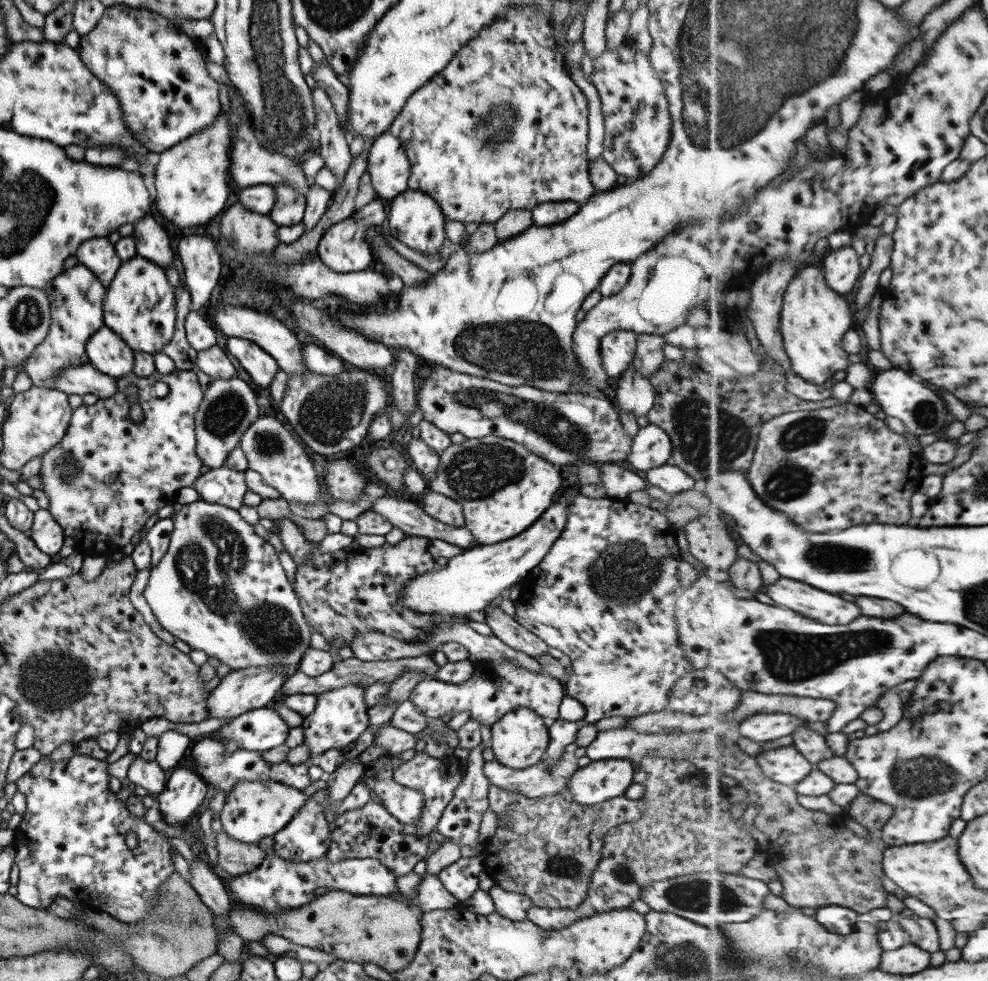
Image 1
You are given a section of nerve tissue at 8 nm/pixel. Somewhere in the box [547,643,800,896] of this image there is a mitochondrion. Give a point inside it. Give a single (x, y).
(623, 873)

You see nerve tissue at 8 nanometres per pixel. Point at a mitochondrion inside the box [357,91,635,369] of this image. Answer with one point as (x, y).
(493, 125)

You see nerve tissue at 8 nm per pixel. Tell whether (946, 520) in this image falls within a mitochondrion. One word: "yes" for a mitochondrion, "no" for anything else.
no

